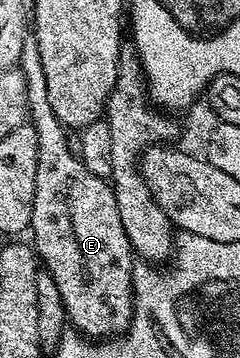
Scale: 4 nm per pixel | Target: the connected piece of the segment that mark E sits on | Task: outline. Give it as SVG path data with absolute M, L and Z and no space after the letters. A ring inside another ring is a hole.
M31 35L26 37L23 43L23 55L21 56L20 71L23 79L27 83L27 107L29 108L28 124L35 127L35 135L37 136L37 166L35 167L35 203L31 211L31 219L29 220L29 229L33 238L31 244L37 250L37 256L42 262L45 261L51 267L53 278L55 279L55 287L59 287L59 295L63 295L63 307L68 324L72 326L76 332L90 339L112 339L121 336L128 329L131 319L133 318L133 267L135 264L135 254L133 244L127 239L127 231L123 231L123 219L119 219L119 203L113 194L113 186L108 180L99 175L91 175L91 171L87 171L87 167L82 163L80 156L69 146L70 134L67 132L66 126L62 125L59 118L55 115L55 111L51 107L51 98L47 96L47 77L43 75L43 63L39 59L39 43Z

